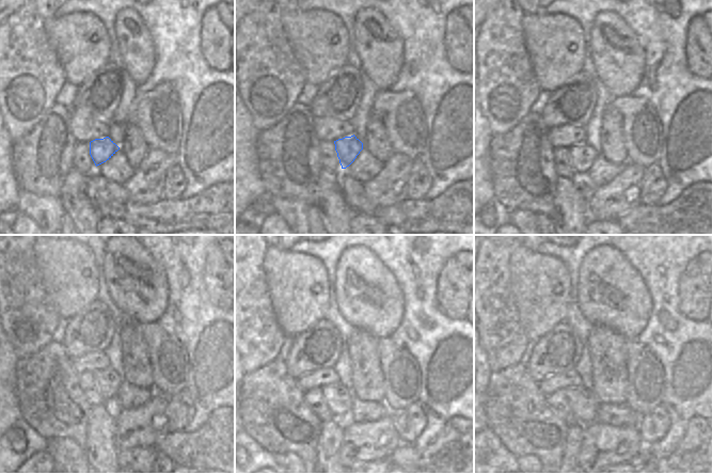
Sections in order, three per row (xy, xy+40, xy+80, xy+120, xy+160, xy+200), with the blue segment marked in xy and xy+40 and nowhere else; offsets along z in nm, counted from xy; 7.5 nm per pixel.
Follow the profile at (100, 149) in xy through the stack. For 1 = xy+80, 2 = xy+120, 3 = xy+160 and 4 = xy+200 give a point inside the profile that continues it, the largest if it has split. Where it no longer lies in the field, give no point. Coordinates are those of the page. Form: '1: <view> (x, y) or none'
1: xy+80 (583, 155)
2: xy+120 (107, 390)
3: xy+160 (345, 398)
4: xy+200 (583, 400)

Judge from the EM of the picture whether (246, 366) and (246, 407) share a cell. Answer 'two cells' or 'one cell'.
one cell

